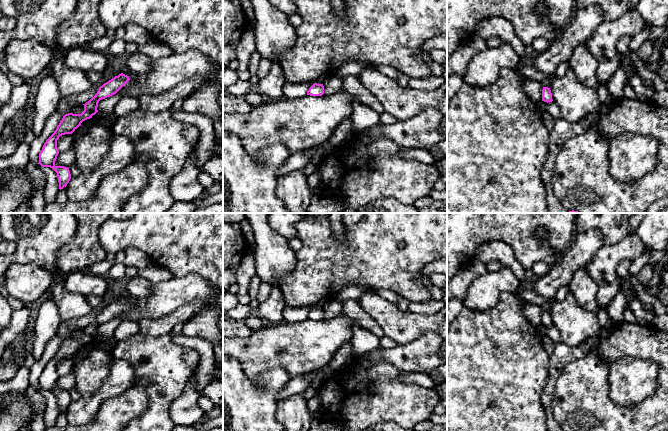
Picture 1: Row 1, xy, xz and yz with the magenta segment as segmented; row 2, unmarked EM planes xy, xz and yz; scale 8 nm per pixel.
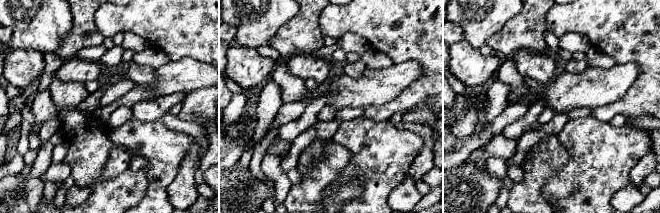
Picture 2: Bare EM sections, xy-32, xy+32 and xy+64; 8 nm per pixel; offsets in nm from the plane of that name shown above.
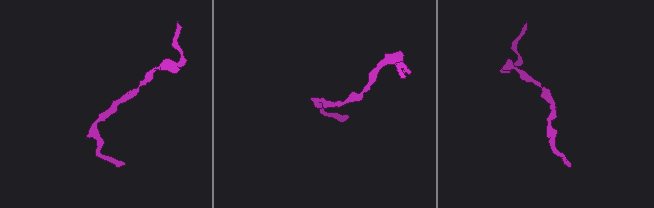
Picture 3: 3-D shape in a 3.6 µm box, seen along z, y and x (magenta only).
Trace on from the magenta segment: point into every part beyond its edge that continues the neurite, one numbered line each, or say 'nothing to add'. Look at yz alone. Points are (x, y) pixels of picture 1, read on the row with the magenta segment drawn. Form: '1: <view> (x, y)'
nothing to add

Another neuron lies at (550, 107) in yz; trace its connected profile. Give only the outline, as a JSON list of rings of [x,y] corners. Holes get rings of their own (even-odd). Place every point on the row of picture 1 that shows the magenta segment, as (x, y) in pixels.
[[[541,100],[537,105],[540,107],[542,112],[548,112],[554,120],[561,118],[560,109],[554,101],[547,103]]]

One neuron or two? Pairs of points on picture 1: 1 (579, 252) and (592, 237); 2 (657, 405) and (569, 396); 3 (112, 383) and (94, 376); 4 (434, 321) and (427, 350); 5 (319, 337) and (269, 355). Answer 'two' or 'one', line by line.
1: one
2: one
3: two
4: two
5: one

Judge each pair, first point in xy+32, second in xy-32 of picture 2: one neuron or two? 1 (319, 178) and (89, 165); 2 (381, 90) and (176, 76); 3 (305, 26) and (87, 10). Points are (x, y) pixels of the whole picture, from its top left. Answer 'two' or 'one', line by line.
1: two
2: one
3: one

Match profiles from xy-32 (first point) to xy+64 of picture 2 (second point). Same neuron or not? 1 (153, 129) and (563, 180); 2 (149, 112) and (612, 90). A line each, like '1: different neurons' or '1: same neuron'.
1: same neuron
2: different neurons

